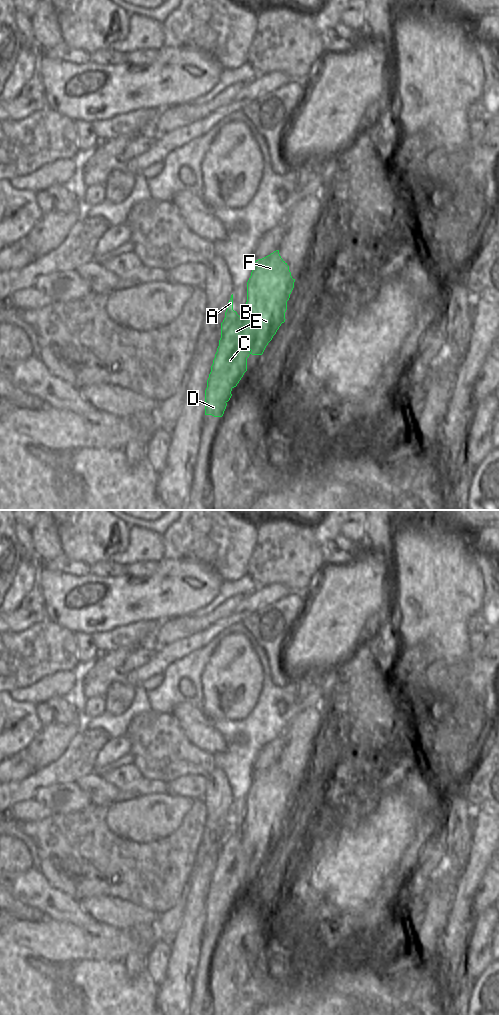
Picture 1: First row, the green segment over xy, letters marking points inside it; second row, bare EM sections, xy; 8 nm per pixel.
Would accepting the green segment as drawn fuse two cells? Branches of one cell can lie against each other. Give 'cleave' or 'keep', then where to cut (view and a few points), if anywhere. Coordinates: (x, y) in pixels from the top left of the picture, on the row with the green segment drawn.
cleave | xy (241, 318), (245, 324), (245, 333), (252, 342), (250, 349)

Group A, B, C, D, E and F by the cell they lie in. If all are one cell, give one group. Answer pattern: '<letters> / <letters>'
A C D E / B F

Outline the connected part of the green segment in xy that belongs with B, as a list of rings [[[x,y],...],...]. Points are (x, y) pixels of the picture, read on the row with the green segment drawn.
[[[279,250],[253,261],[253,270],[247,282],[247,302],[242,318],[245,322],[245,332],[253,342],[250,349],[252,355],[262,355],[281,324],[285,322],[287,301],[294,288],[294,282],[289,266],[281,258]]]

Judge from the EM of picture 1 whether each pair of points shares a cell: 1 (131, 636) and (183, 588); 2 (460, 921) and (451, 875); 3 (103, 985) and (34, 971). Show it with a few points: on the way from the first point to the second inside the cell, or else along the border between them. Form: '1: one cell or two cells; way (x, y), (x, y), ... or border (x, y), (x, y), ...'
1: two cells; border (162, 621), (136, 621), (125, 625)
2: two cells; border (458, 886), (458, 909), (451, 913), (444, 929)
3: one cell; way (86, 985), (51, 985)

